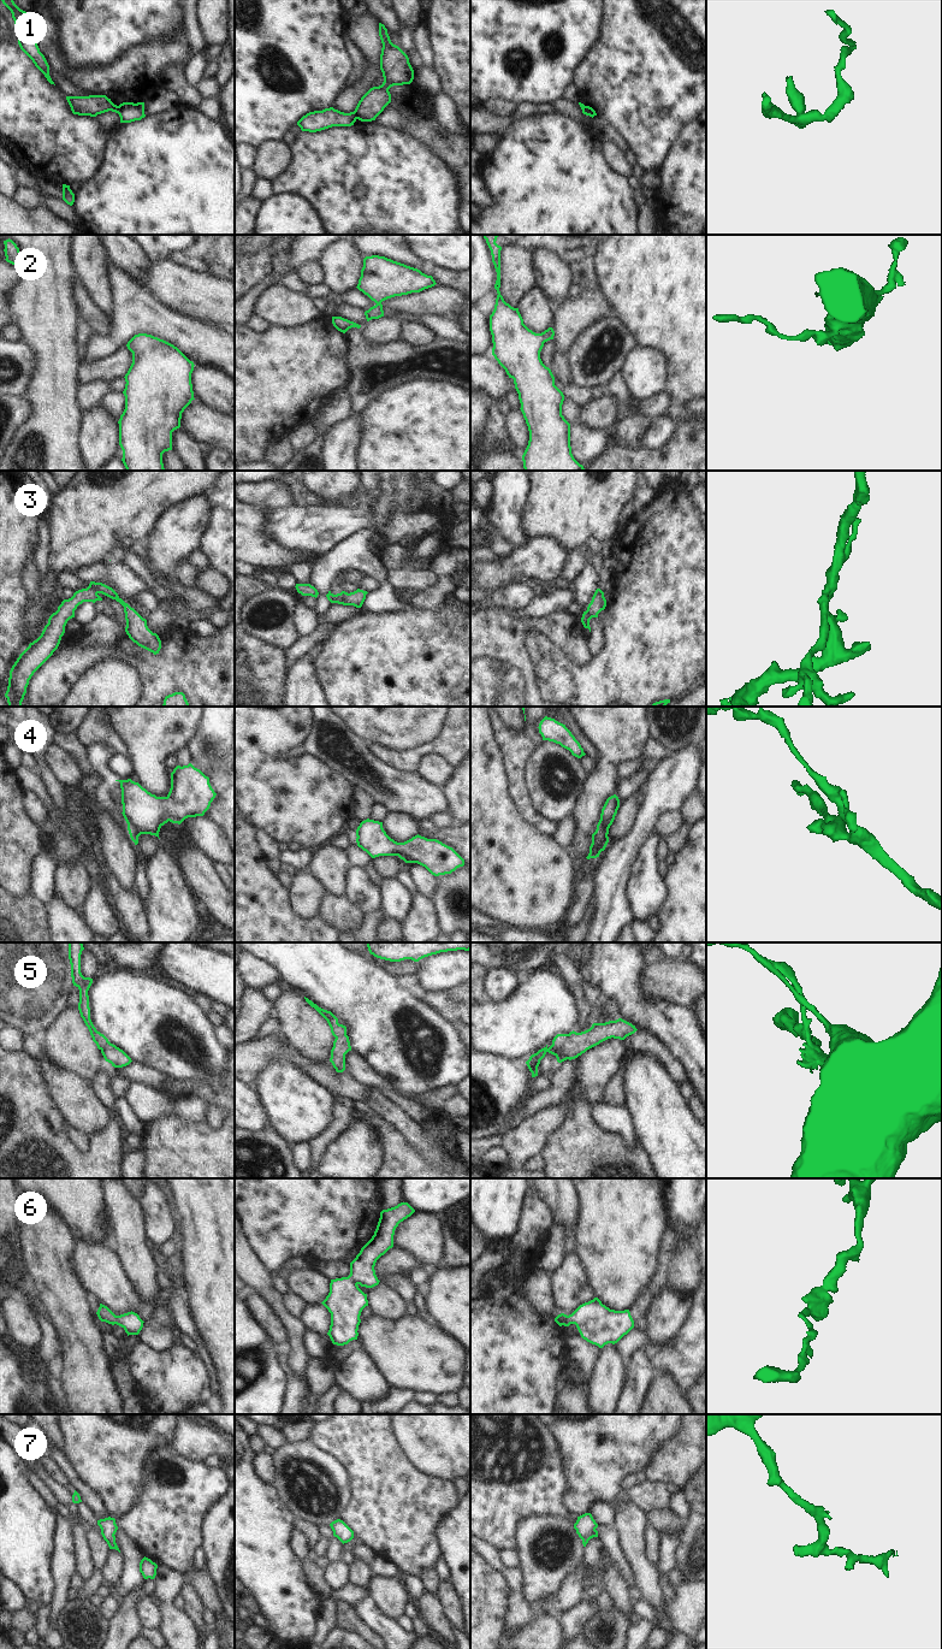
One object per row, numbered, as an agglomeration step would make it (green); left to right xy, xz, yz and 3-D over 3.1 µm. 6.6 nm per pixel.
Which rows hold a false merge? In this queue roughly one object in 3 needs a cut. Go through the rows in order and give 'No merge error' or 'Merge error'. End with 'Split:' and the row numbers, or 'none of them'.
1: Merge error
2: No merge error
3: No merge error
4: No merge error
5: Merge error
6: No merge error
7: No merge error
Split: 1, 5.

